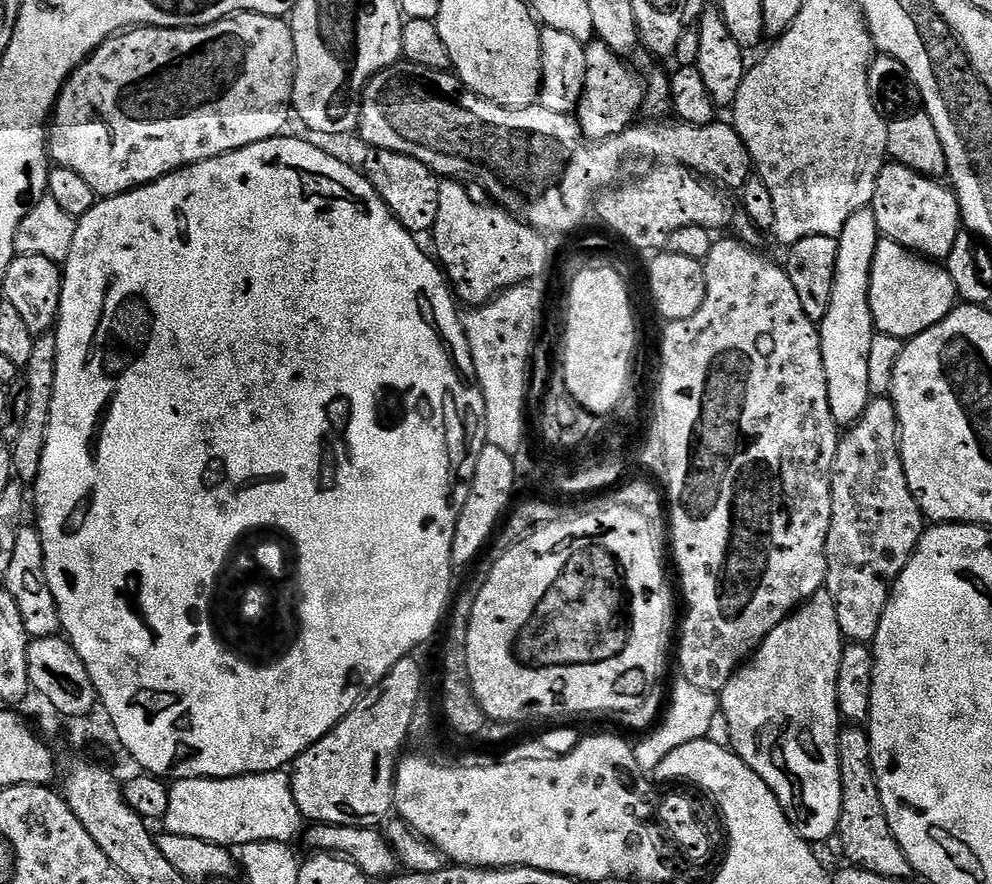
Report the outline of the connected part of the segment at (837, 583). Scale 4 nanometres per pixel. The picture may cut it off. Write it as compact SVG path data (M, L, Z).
M887 395L869 399L863 414L841 435L832 467L830 530L826 538L826 591L838 614L840 635L845 641L871 645L878 634L892 586L908 565L912 552L924 537L926 521L906 482L900 457L900 423L896 407Z

